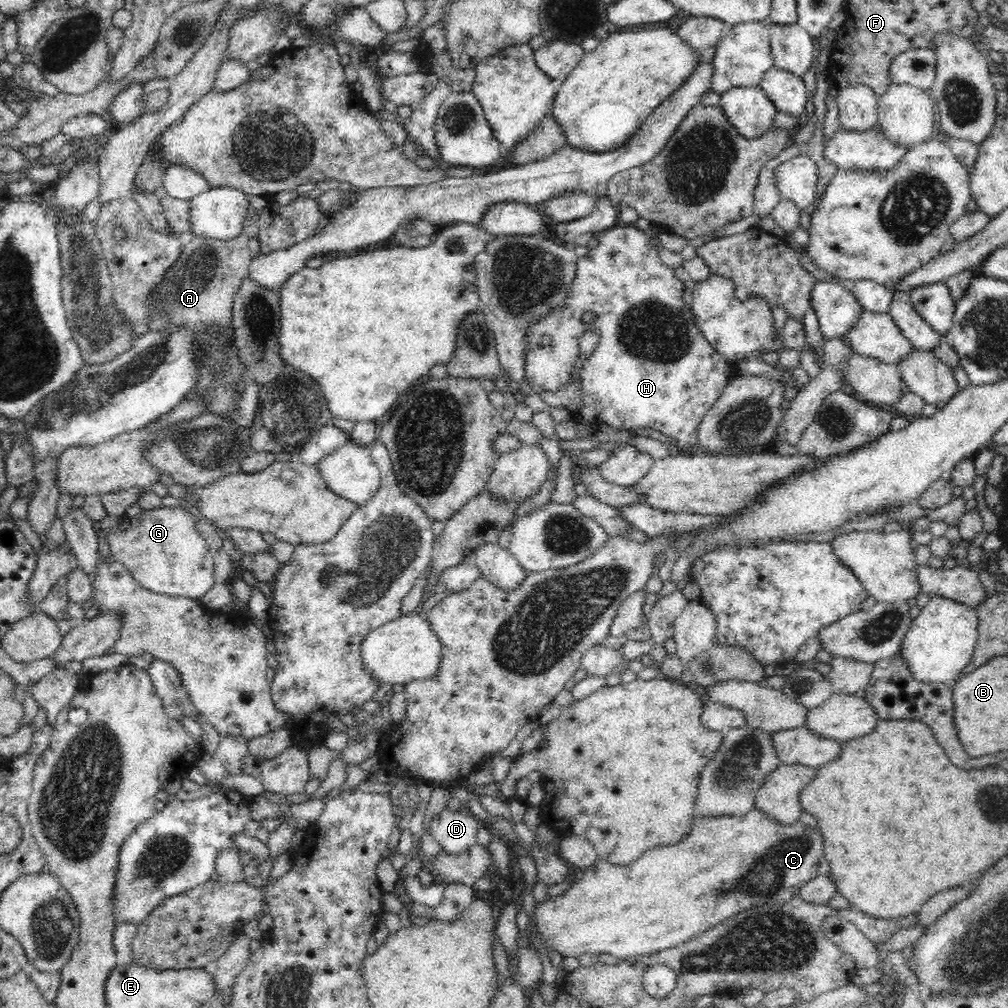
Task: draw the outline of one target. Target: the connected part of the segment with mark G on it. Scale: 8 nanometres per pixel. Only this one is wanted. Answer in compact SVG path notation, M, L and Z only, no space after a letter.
M182 504L176 507L142 509L134 517L124 514L120 517L119 523L109 529L109 554L130 571L131 578L142 588L158 594L199 600L214 586L214 562L206 540L196 529L196 522L197 515L194 511L188 506L183 507Z

